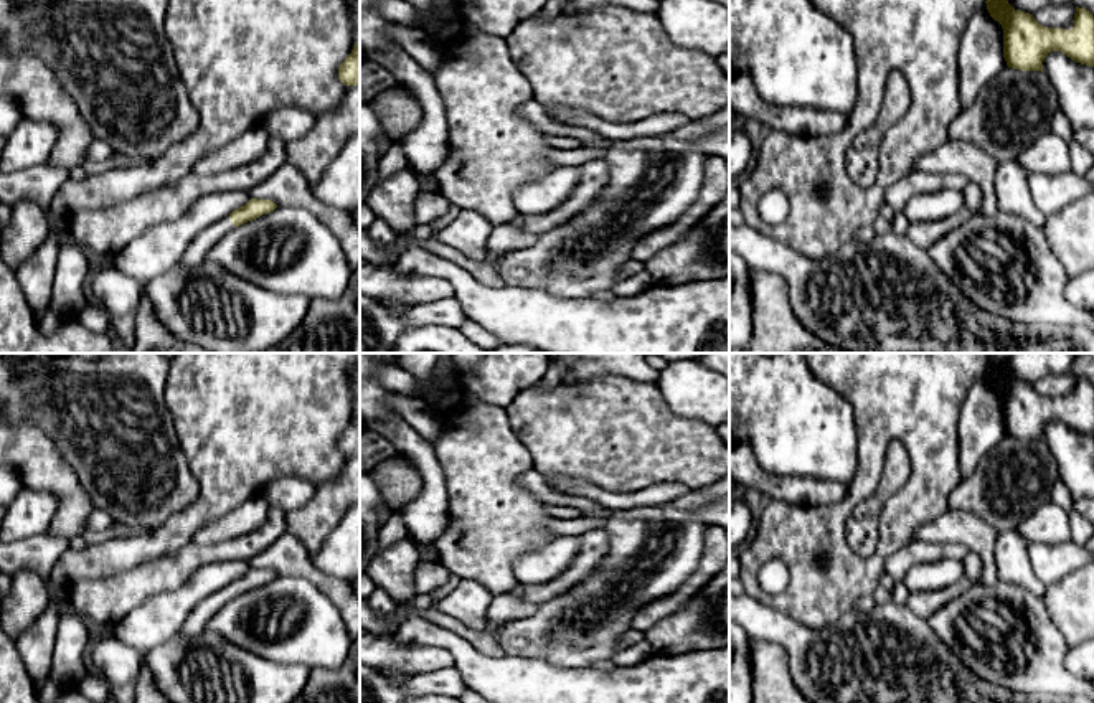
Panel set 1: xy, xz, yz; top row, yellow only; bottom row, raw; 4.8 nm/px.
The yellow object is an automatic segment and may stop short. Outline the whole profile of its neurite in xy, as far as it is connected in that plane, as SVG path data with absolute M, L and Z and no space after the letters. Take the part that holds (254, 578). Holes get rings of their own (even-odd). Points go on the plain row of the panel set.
M251 568L246 574L234 579L223 589L205 597L183 622L178 630L183 637L195 637L203 632L205 625L223 609L228 602L238 596L252 591L262 584L274 581L277 574L271 569Z

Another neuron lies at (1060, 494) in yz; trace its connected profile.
M1058 480L1049 490L1049 502L1068 512L1073 512L1074 497L1071 490L1066 487L1066 484Z

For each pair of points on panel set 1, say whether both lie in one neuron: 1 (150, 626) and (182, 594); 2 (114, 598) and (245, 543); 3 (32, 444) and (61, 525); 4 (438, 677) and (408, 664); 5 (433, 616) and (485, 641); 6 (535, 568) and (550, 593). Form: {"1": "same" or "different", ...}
{"1": "same", "2": "same", "3": "same", "4": "different", "5": "same", "6": "different"}

